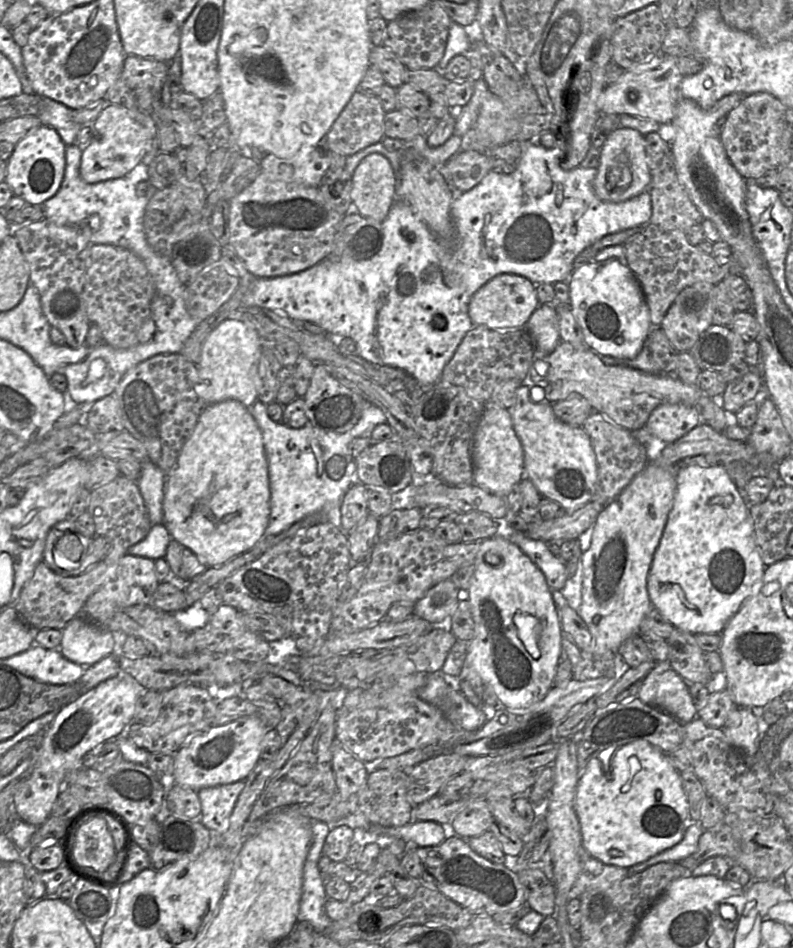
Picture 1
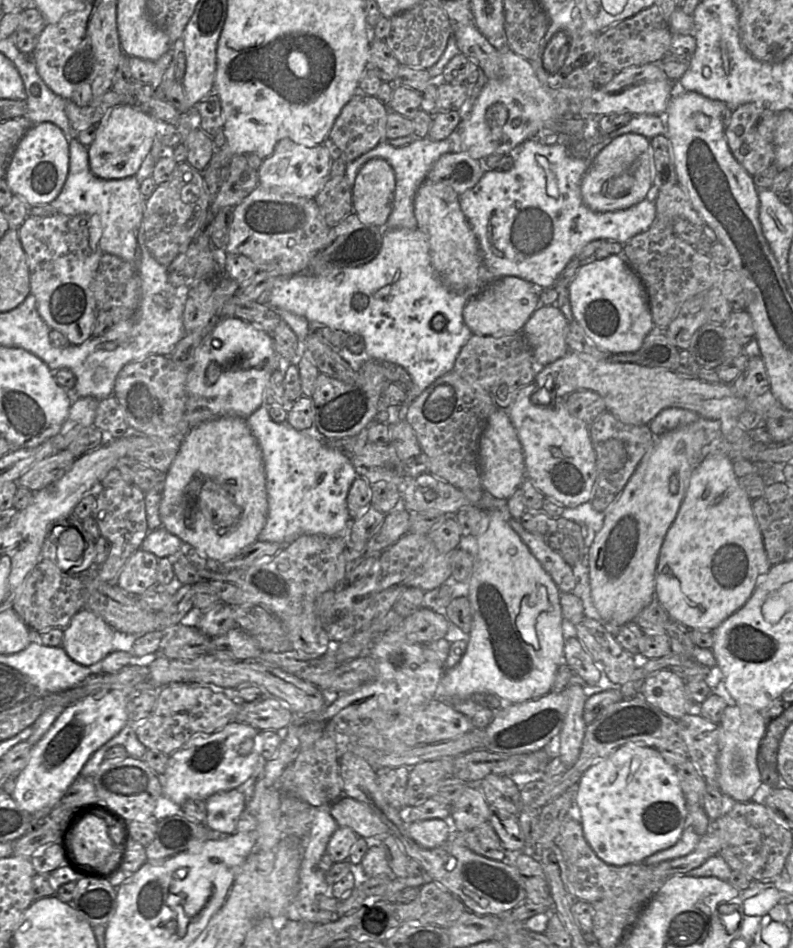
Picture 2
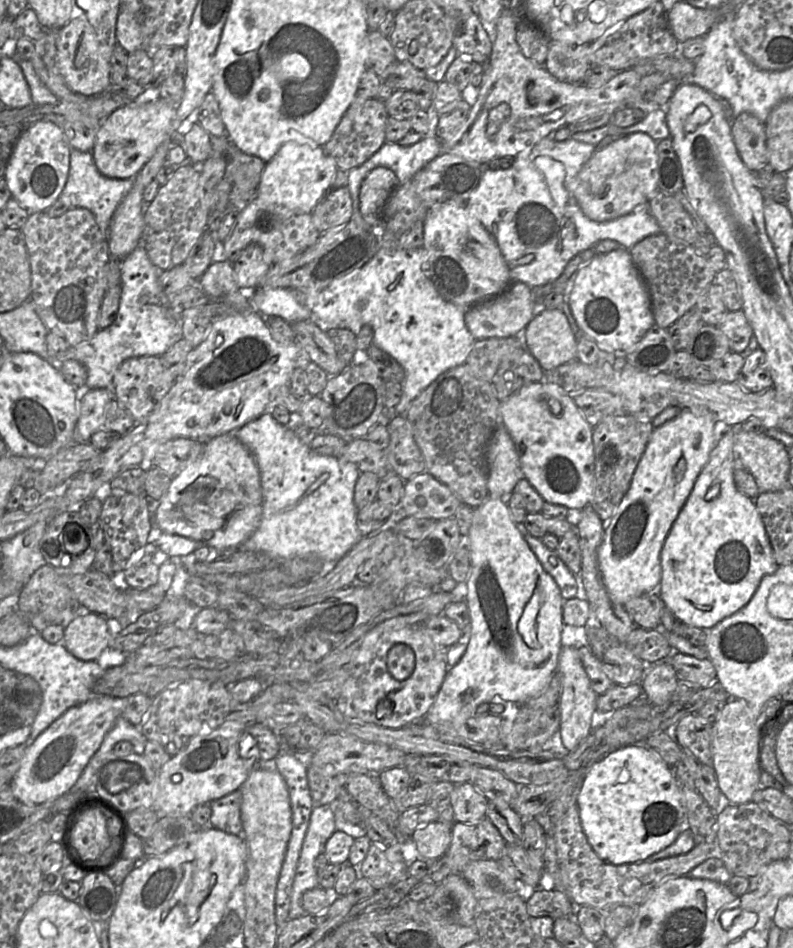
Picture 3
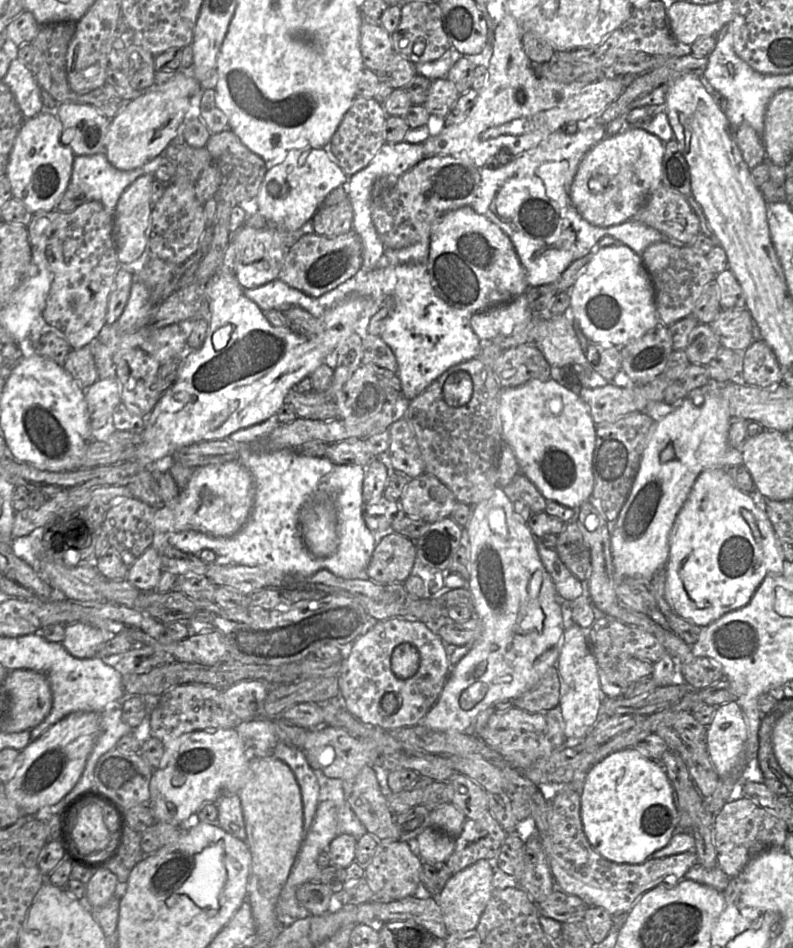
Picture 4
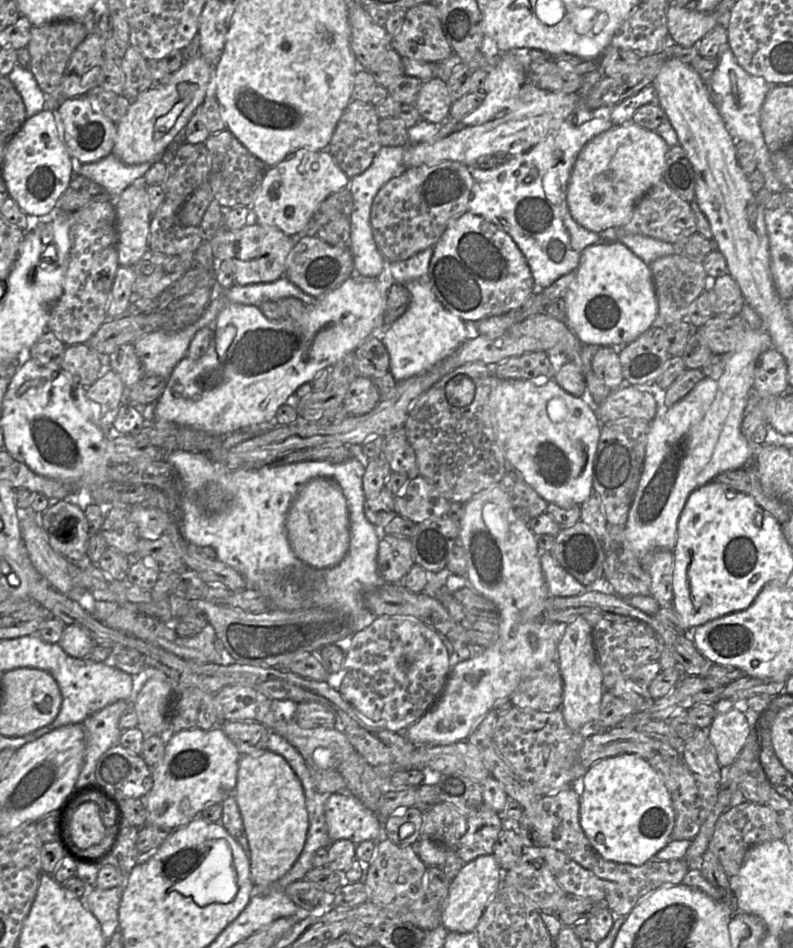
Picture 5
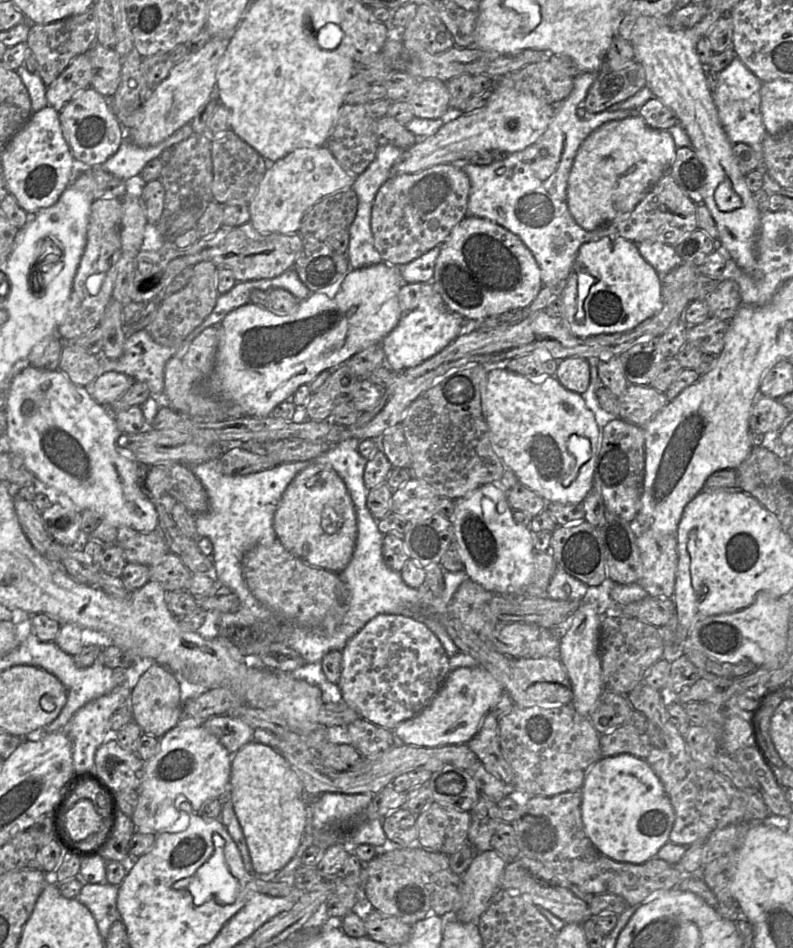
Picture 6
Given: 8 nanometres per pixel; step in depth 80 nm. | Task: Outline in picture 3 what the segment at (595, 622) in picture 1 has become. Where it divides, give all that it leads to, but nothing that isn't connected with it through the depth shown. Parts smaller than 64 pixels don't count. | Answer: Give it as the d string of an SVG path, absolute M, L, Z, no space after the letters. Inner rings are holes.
M682 409L678 416L654 429L626 494L605 525L603 540L597 549L600 576L614 602L624 605L631 598L658 591L661 580L660 555L664 542L698 475L709 461L710 453L727 429L721 421L695 415L686 409Z

